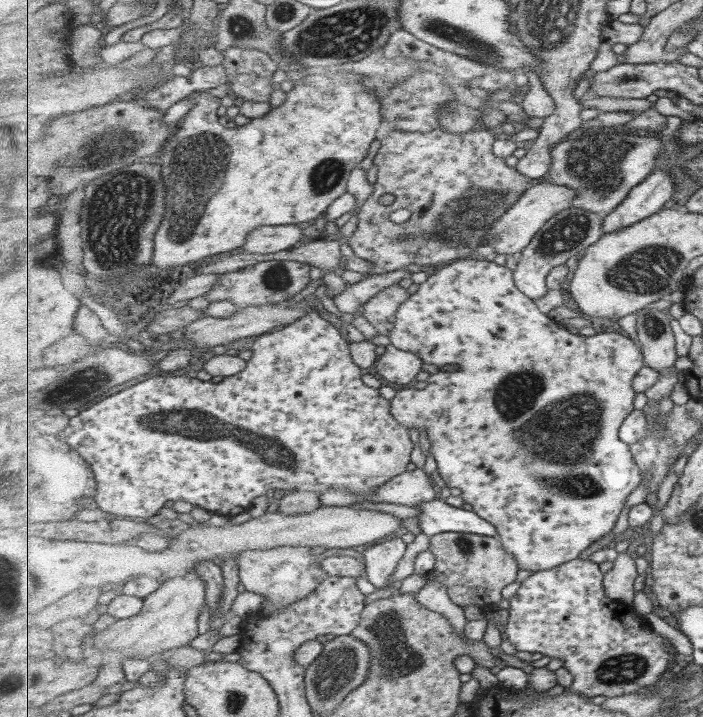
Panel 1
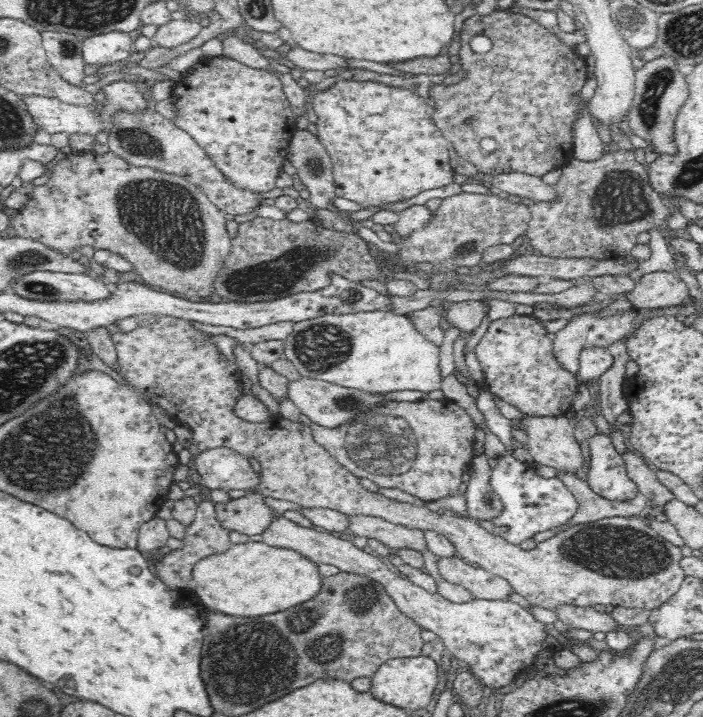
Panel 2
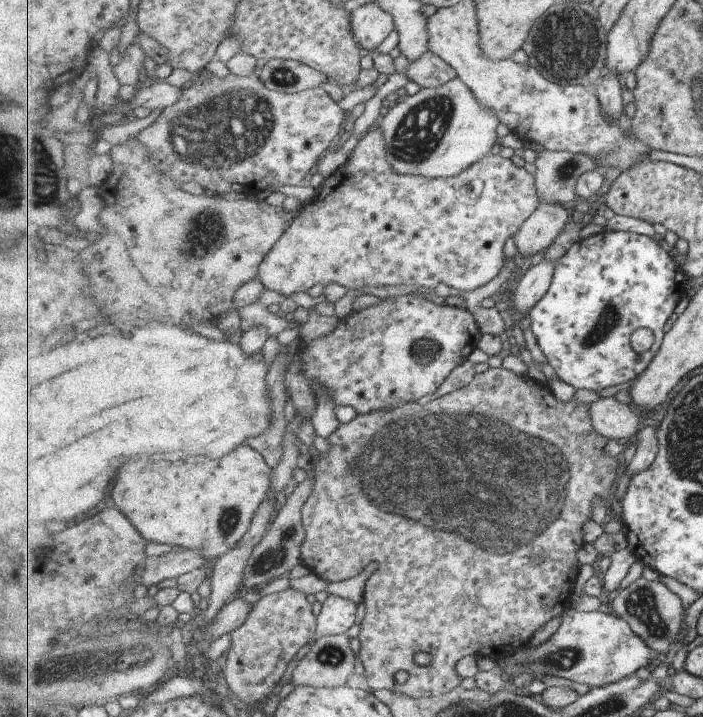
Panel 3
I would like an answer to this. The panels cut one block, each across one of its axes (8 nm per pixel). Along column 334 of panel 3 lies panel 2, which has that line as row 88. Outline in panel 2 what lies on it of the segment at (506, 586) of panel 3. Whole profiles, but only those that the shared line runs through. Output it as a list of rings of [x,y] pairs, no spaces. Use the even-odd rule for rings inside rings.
[[[497,9],[484,16],[475,13],[464,20],[460,32],[459,58],[466,76],[453,85],[437,85],[433,93],[436,104],[430,112],[436,128],[459,156],[488,177],[511,172],[542,177],[573,158],[570,154],[573,145],[571,128],[581,107],[579,92],[587,79],[586,58],[574,47],[566,46],[531,17]],[[474,36],[486,36],[492,40],[488,54],[472,54],[470,40]],[[486,138],[496,142],[495,151],[484,151],[482,144]]]

